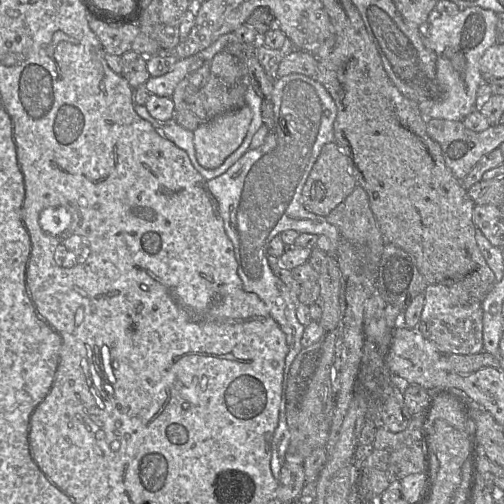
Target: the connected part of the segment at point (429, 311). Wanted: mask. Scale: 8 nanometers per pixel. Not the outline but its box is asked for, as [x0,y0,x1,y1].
[416,284,483,355]

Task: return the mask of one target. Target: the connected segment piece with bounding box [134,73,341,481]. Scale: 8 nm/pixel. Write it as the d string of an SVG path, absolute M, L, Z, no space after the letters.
M290 74L274 81L272 100L274 103L274 127L267 134L263 144L250 149L255 133L262 126L261 98L250 85L245 93L246 104L253 113L248 132L239 146L225 162L216 169L202 167L196 158L193 132L180 126L175 119L158 121L153 118L145 105L134 103L136 113L147 120L162 137L169 139L183 149L198 173L207 181L207 186L218 202L226 234L231 240L237 261L237 273L247 292L255 293L266 305L270 315L286 336L288 353L285 357L283 391L278 424L271 443L271 471L278 481L285 455L290 442L290 432L285 417L284 392L290 366L301 351L301 339L305 329L297 319L296 307L289 288L273 274L268 263L270 241L281 232L295 230L298 233L324 235L331 242L330 250L324 251L336 255L341 239L337 227L327 222L323 216L307 211L302 204L302 189L316 162L322 147L335 141L333 125L337 107L324 86L316 79Z

